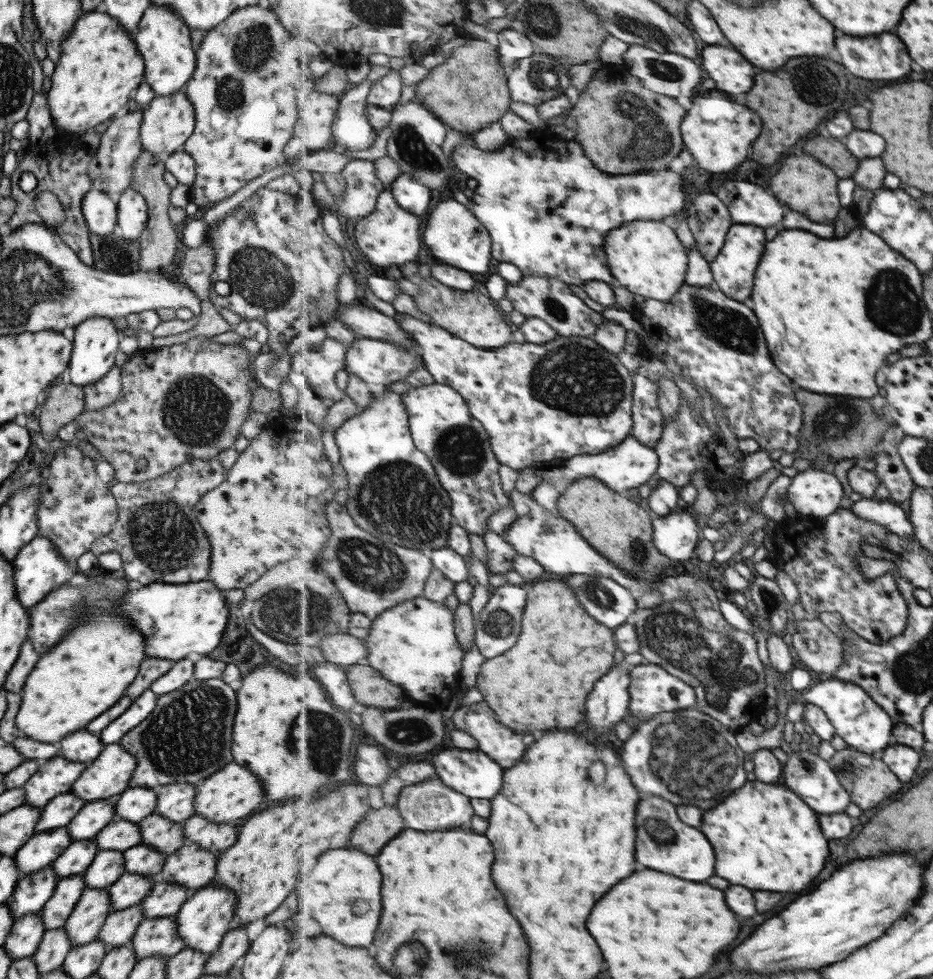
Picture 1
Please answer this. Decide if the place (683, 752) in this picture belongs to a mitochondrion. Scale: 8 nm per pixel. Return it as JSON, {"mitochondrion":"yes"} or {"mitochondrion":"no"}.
{"mitochondrion":"yes"}

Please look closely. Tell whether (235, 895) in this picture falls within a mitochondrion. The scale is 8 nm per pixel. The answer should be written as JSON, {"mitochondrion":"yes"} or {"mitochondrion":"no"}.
{"mitochondrion":"no"}

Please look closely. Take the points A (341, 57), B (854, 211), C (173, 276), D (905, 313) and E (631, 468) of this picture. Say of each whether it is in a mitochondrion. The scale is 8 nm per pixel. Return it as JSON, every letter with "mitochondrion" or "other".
{"A":"other","B":"other","C":"other","D":"mitochondrion","E":"other"}

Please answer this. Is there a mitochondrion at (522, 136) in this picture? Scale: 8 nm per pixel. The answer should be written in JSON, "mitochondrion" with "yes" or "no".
{"mitochondrion":"no"}

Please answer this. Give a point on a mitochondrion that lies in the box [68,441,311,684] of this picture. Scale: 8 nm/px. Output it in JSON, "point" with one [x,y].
{"point":[153,529]}

